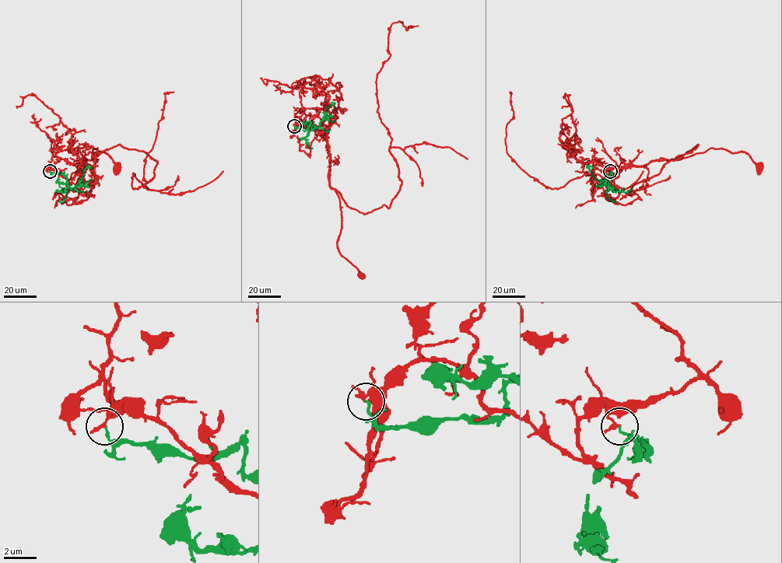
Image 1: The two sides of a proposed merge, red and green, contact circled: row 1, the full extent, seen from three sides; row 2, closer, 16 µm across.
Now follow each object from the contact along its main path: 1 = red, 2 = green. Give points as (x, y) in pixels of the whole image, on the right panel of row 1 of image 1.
1: (610, 171), (606, 173), (611, 180), (622, 168), (679, 159), (711, 148), (745, 152), (759, 168)
2: (610, 171), (612, 173), (608, 176), (608, 183), (614, 187), (611, 190), (595, 180), (588, 166), (593, 168)

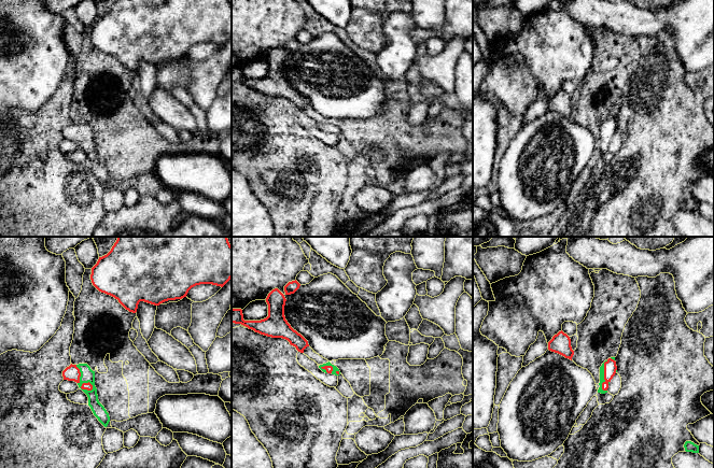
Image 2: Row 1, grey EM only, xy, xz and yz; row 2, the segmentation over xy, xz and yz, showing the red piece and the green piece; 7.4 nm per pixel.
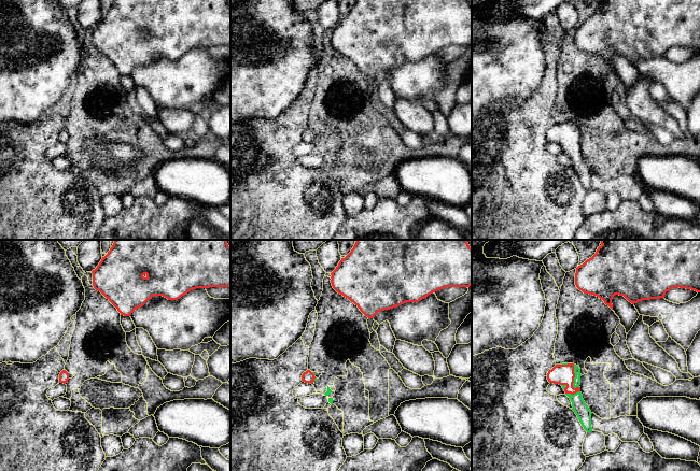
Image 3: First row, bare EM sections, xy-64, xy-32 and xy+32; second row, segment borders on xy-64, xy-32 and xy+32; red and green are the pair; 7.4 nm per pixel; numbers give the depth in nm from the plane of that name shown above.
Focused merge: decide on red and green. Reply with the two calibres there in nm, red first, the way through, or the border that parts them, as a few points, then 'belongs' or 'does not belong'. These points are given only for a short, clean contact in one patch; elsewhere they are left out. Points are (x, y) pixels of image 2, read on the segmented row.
100 nm thick on the red side, 40 nm on the other; does not belong

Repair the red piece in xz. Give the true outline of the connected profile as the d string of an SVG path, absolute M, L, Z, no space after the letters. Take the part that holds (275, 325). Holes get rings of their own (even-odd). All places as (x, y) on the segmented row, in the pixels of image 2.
M272 289L267 298L268 316L261 321L244 321L241 309L232 309L232 323L241 324L249 329L271 338L282 338L300 353L309 346L308 341L288 323L284 316L285 297L278 289Z

